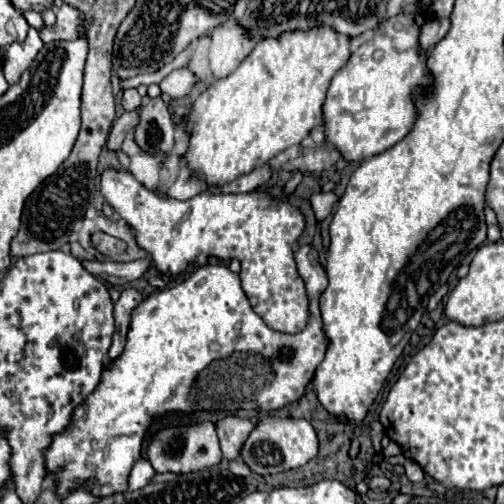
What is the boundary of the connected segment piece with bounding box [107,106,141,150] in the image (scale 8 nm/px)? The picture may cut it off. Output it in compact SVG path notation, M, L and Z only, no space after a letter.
M141 106L135 108L135 112L123 112L123 114L115 120L115 124L113 124L113 128L111 128L111 134L109 134L109 140L107 140L107 146L109 146L111 150L119 150L125 134L127 134L131 128L135 128L135 124L139 124L139 112L141 112Z

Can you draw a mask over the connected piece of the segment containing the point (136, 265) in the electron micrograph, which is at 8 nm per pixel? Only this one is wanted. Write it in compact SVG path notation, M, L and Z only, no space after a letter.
M151 258L145 260L133 260L133 262L97 262L97 260L85 260L83 266L95 274L107 280L113 286L125 286L137 278L141 278L149 266Z

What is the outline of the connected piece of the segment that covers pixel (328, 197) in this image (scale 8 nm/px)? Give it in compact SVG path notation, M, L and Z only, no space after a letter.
M321 192L321 194L313 194L311 202L313 202L313 210L317 212L317 220L323 220L325 216L331 214L333 204L339 200L339 196L335 192Z

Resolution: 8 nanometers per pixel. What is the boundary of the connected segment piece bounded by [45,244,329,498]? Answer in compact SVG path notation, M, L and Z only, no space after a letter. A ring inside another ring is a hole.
M303 244L303 246L299 246L297 248L297 252L295 252L295 262L297 262L297 268L299 268L299 274L301 274L301 278L303 278L303 282L305 282L305 286L307 286L307 296L309 296L309 302L311 302L311 320L309 320L309 324L307 324L307 328L305 330L301 330L299 334L281 334L281 332L275 332L275 330L271 330L255 312L253 312L253 308L249 306L249 300L247 300L247 296L245 296L245 292L243 292L243 288L241 288L241 280L239 280L239 274L235 274L235 272L231 272L227 266L223 266L223 264L207 264L207 266L201 266L201 268L197 268L187 280L183 280L181 284L177 284L177 286L173 286L173 288L167 288L167 290L159 290L159 292L155 292L155 294L151 294L151 296L147 296L135 310L133 310L133 314L131 314L131 324L129 324L129 332L127 332L127 342L125 342L125 348L123 348L123 352L121 352L121 356L117 358L117 360L111 360L111 362L107 362L107 366L103 368L103 374L101 374L101 382L99 382L99 386L85 398L85 402L83 404L79 404L77 408L75 408L75 412L73 412L73 416L71 416L71 422L69 422L69 426L63 430L63 432L59 432L59 434L55 434L53 436L53 440L51 440L51 446L47 448L47 452L45 452L45 470L47 470L47 476L55 482L55 494L59 496L59 498L65 498L69 492L73 492L73 490L79 490L79 488L89 488L91 490L91 494L93 496L111 496L111 494L119 494L119 492L127 492L127 480L129 480L129 474L131 474L131 468L133 468L133 464L141 458L141 444L143 444L143 438L145 438L145 434L147 434L147 428L155 422L155 418L161 418L161 416L165 416L165 414L173 414L173 412L179 412L179 414L191 414L191 412L199 412L199 410L227 410L227 412L235 412L235 410L239 410L239 408L243 408L243 410L263 410L263 412L271 412L271 410L281 410L281 408L285 408L287 404L291 404L291 402L295 402L295 400L299 400L301 396L303 396L303 390L305 390L305 386L311 382L311 378L313 378L313 374L315 374L315 368L321 364L321 360L325 358L325 352L327 352L327 348L329 348L329 340L327 340L327 334L323 332L323 320L321 320L321 312L319 312L319 296L323 294L323 290L327 288L327 274L325 274L325 270L323 270L323 266L319 264L319 256L317 256L317 250L313 248L313 246L309 246L309 244ZM239 352L255 352L255 354L261 354L261 356L239 356ZM207 368L207 372L203 372L203 376L199 376L199 394L207 394L207 396L191 396L191 390L193 390L193 386L195 386L195 378L197 378L197 374L201 372L201 370L205 370Z

